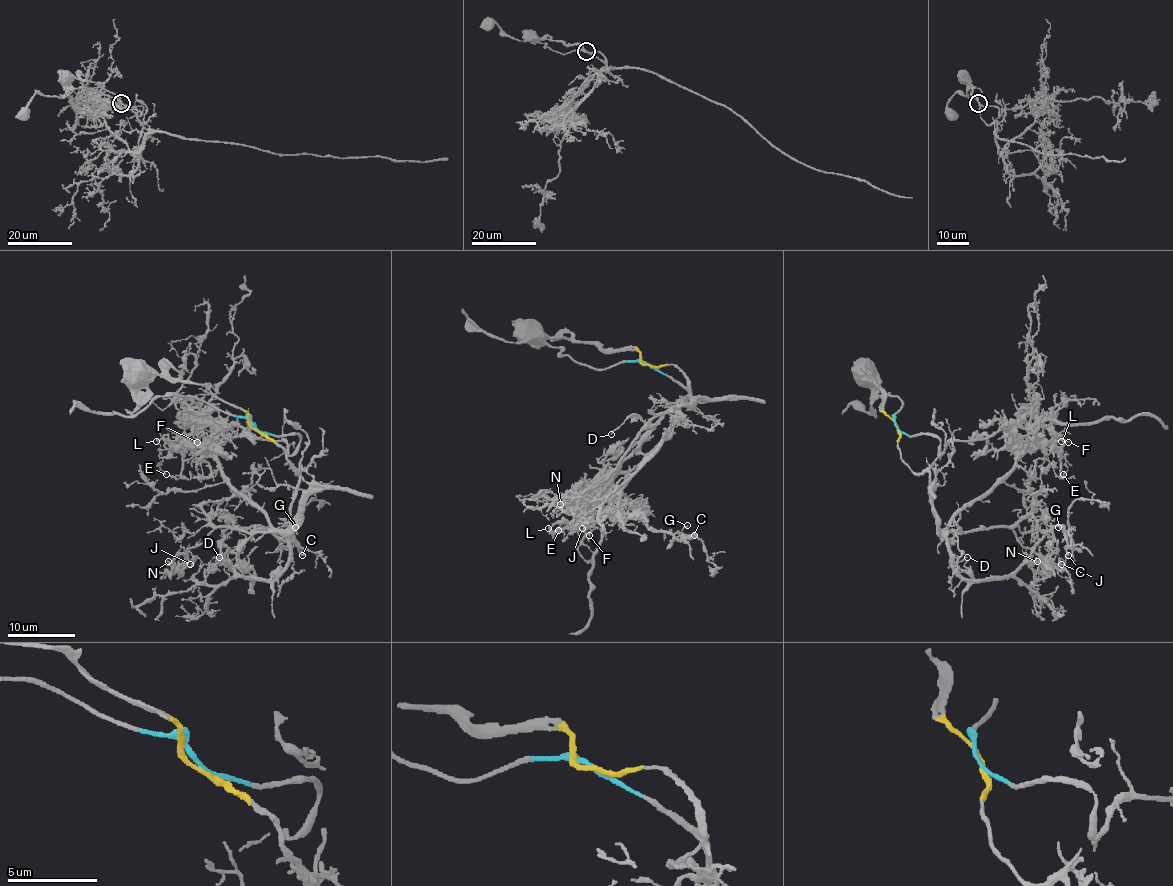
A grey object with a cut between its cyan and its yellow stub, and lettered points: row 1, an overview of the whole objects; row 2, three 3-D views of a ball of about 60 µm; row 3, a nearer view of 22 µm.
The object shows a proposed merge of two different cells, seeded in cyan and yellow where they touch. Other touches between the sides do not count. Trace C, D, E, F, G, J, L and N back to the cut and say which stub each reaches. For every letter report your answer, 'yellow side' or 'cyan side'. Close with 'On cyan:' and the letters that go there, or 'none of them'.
C: yellow side
D: yellow side
E: cyan side
F: cyan side
G: yellow side
J: yellow side
L: cyan side
N: yellow side
On cyan: E, F, L

